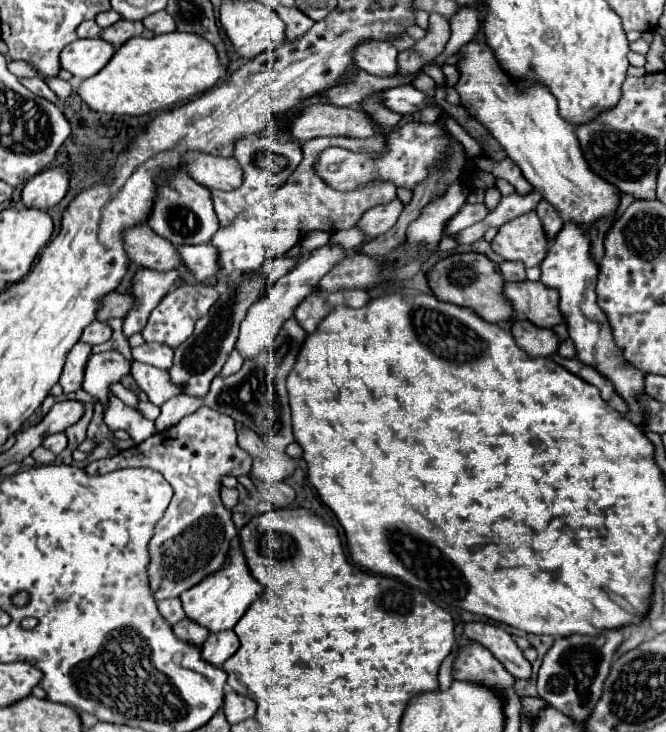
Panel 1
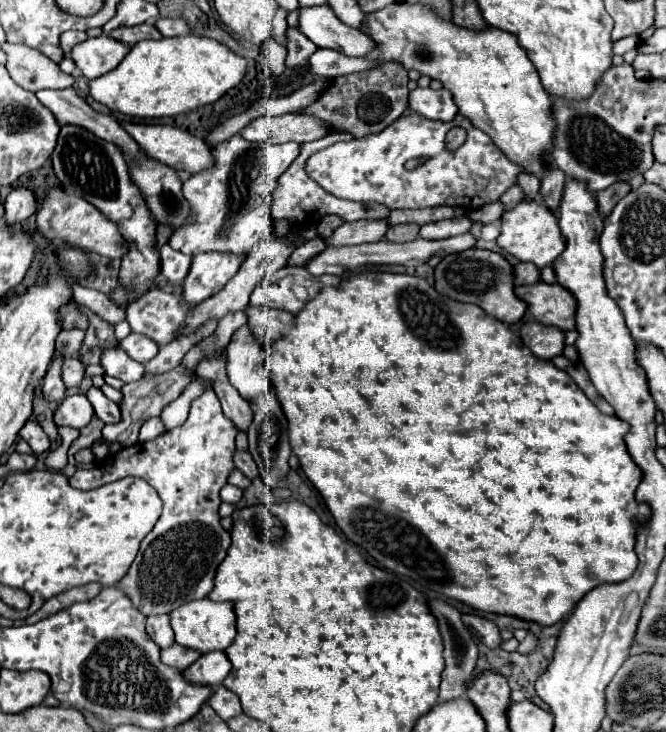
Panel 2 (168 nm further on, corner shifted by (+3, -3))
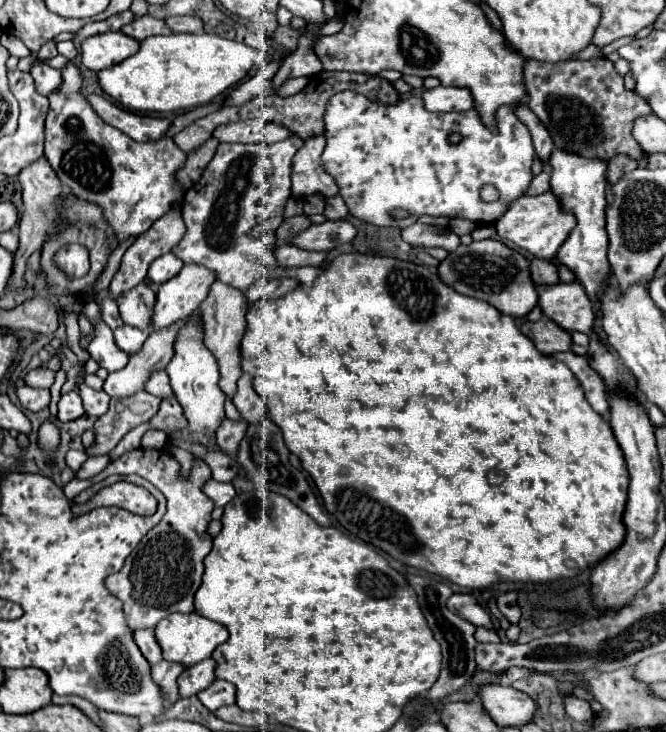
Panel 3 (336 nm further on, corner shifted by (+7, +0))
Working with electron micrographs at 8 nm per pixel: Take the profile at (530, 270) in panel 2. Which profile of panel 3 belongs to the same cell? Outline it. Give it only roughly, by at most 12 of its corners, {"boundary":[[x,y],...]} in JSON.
{"boundary":[[544,259],[530,261],[530,277],[538,285],[558,283],[556,267]]}

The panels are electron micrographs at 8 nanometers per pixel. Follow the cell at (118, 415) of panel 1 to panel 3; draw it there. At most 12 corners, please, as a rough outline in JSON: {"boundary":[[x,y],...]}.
{"boundary":[[80,385],[86,415],[100,417],[108,411],[110,397]]}

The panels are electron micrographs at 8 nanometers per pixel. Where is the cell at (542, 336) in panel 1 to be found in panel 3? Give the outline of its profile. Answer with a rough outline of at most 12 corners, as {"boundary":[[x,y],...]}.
{"boundary":[[548,317],[520,329],[544,355],[570,349],[570,333]]}

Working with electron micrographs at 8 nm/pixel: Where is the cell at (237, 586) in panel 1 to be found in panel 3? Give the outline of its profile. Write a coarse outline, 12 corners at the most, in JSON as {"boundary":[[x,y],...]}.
{"boundary":[[196,611],[156,625],[164,659],[190,667],[228,639]]}

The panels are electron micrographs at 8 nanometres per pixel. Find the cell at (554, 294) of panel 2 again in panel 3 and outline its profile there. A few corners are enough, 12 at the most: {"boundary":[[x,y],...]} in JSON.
{"boundary":[[576,281],[536,285],[538,305],[566,331],[592,335],[596,317]]}

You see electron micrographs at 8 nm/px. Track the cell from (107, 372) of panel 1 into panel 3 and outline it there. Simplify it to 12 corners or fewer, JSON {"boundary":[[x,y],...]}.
{"boundary":[[36,369],[26,375],[30,387],[52,387],[54,371]]}

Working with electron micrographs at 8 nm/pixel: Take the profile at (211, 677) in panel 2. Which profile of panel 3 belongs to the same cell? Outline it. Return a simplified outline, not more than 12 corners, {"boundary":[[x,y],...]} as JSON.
{"boundary":[[212,657],[184,669],[180,697],[192,697],[216,681]]}

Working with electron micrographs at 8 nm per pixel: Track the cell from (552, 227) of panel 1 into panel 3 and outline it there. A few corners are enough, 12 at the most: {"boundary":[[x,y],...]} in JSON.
{"boundary":[[520,105],[518,119],[528,127],[536,157],[548,169],[554,143],[546,127]]}

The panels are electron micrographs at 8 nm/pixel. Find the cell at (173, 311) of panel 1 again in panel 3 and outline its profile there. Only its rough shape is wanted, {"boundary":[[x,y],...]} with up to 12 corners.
{"boundary":[[146,283],[118,297],[124,323],[152,327],[156,293]]}

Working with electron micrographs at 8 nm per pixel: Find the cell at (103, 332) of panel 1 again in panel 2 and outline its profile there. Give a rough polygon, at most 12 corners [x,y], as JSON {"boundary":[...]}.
{"boundary":[[62,330],[56,350],[64,358],[76,356],[84,330]]}

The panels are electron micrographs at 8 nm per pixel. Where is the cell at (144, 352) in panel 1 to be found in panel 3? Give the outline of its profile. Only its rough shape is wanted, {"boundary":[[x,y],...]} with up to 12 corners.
{"boundary":[[130,325],[114,331],[118,347],[126,353],[138,353],[146,333]]}

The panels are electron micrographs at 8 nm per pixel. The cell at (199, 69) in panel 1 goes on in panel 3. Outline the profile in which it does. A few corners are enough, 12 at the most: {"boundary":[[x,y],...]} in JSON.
{"boundary":[[212,33],[154,35],[98,71],[128,111],[206,105],[256,49]]}

